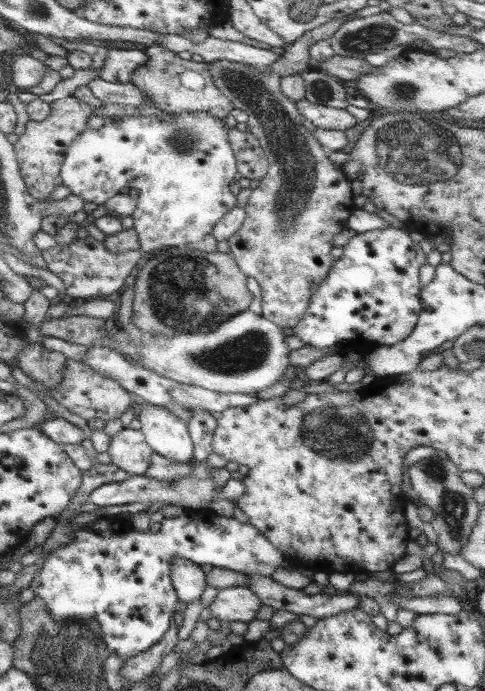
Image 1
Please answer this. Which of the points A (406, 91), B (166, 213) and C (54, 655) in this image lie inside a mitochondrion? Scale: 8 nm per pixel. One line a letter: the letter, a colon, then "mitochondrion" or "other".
A: mitochondrion
B: other
C: mitochondrion

